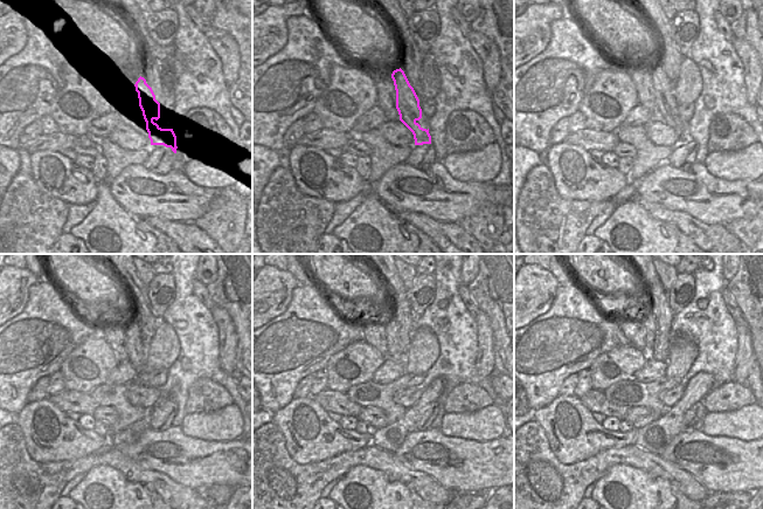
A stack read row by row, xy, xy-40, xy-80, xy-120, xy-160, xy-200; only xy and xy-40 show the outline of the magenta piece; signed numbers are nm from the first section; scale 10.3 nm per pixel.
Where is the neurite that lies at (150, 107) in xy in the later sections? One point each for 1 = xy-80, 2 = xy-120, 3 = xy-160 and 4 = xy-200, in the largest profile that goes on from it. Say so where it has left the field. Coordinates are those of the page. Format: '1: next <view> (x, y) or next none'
1: next xy-80 (667, 110)
2: next xy-120 (137, 353)
3: next xy-160 (394, 351)
4: next xy-200 (649, 321)

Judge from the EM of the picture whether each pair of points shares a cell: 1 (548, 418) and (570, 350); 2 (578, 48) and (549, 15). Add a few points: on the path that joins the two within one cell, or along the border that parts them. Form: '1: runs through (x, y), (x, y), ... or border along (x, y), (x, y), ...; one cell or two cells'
1: border along (559, 396), (534, 411); two cells
2: border along (569, 12), (550, 23), (550, 40), (545, 47); two cells

